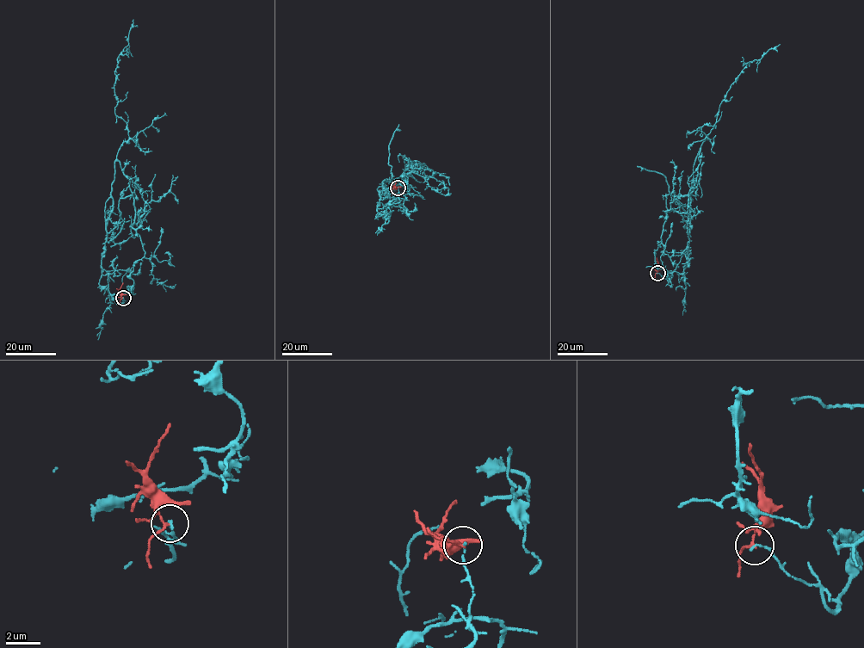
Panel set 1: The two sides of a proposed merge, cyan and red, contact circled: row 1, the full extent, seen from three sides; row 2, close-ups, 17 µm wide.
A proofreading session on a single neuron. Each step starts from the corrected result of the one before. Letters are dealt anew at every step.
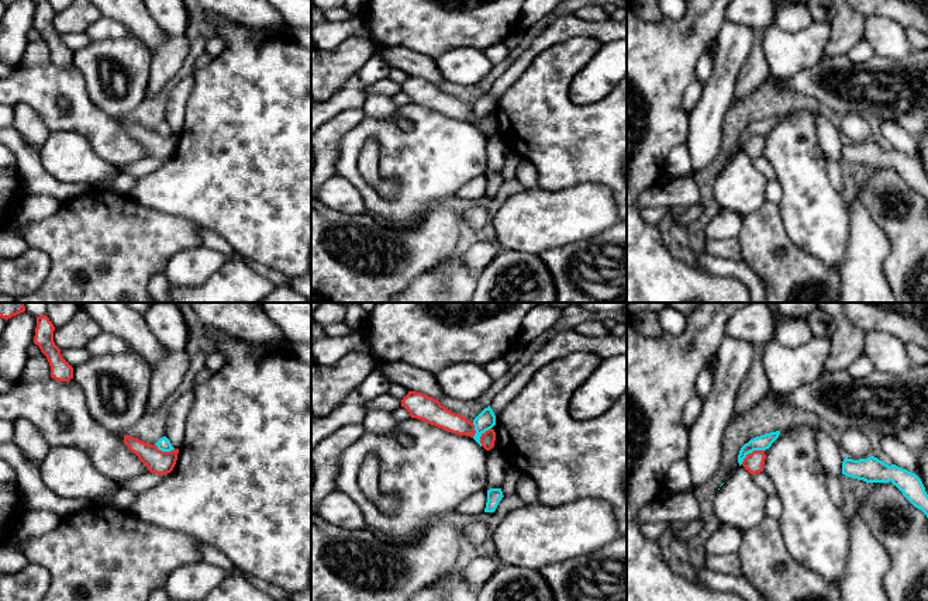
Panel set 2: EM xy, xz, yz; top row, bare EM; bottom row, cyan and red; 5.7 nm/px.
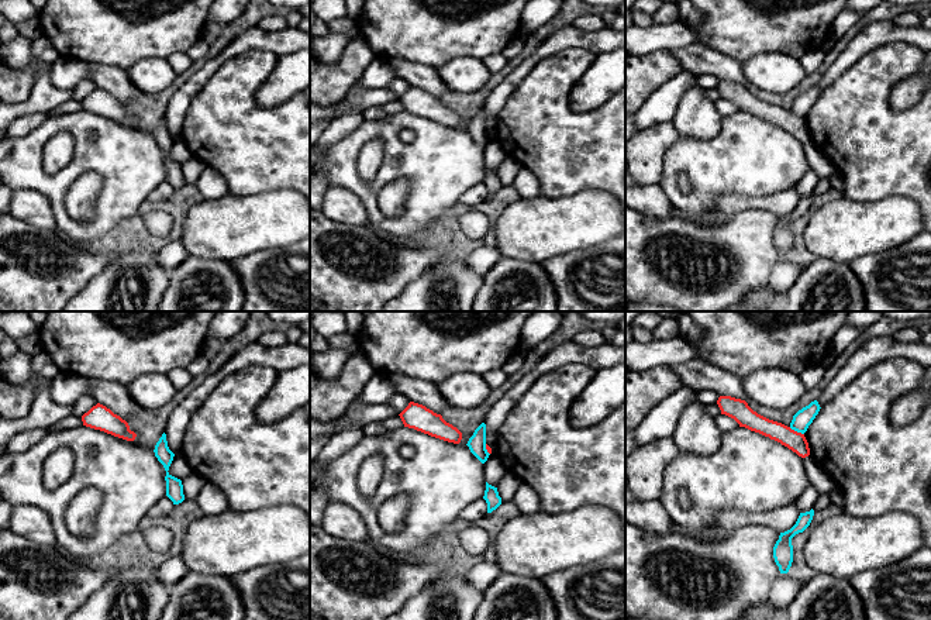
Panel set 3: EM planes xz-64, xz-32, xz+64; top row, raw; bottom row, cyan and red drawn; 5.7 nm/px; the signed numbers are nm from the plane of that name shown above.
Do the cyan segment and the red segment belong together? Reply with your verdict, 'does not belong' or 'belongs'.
does not belong

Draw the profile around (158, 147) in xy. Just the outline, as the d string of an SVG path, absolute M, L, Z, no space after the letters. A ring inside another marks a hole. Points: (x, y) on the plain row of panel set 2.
M128 120L124 121L124 128L138 141L151 158L168 159L176 149L179 134L162 137L156 129L148 129Z

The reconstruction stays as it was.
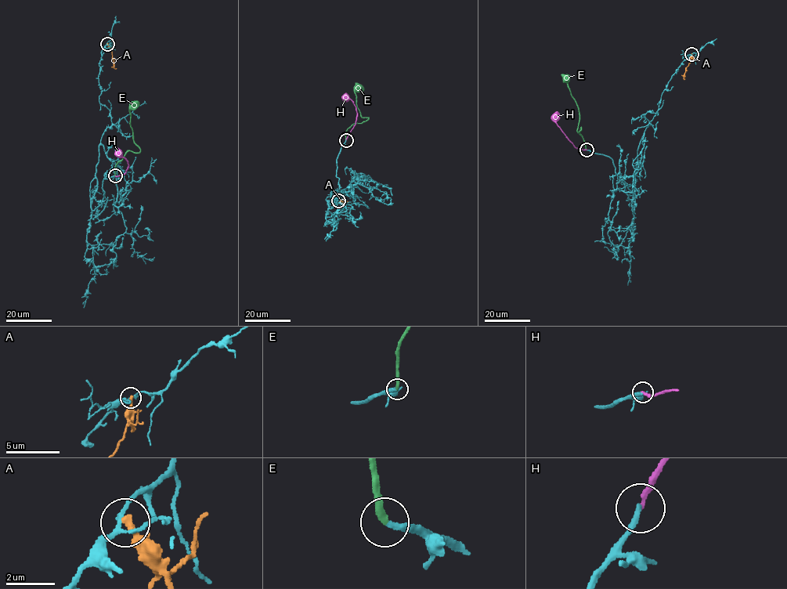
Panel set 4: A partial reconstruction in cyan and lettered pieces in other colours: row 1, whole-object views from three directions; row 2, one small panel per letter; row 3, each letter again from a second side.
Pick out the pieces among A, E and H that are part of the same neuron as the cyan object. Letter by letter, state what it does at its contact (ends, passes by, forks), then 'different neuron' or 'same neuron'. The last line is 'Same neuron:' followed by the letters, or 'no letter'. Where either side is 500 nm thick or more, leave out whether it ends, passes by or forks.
A: it ends there; different neuron
E: it ends there; same neuron
H: it ends there; different neuron
Same neuron: E

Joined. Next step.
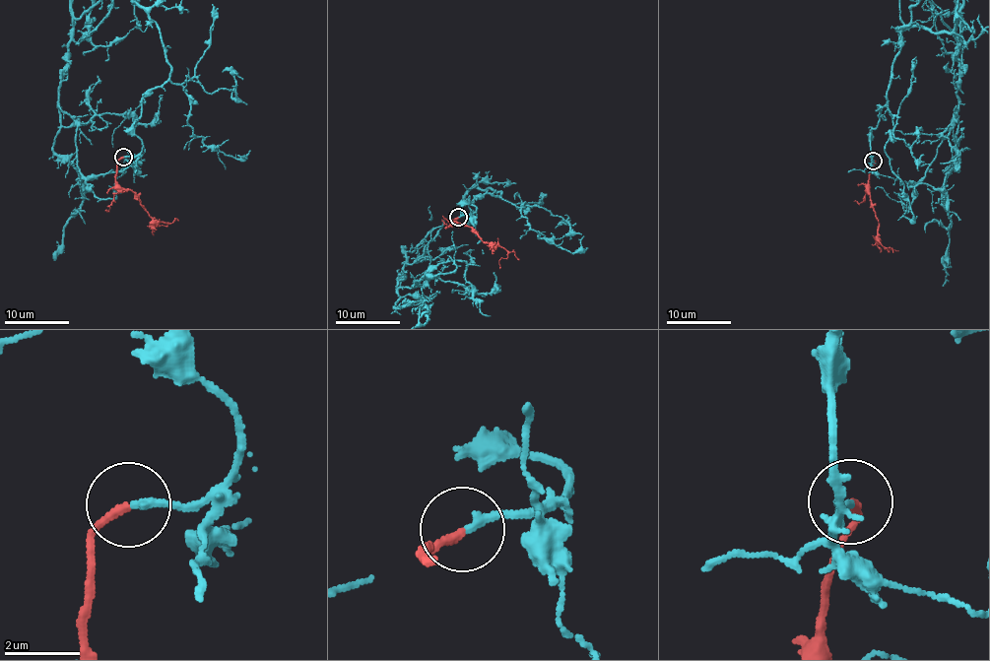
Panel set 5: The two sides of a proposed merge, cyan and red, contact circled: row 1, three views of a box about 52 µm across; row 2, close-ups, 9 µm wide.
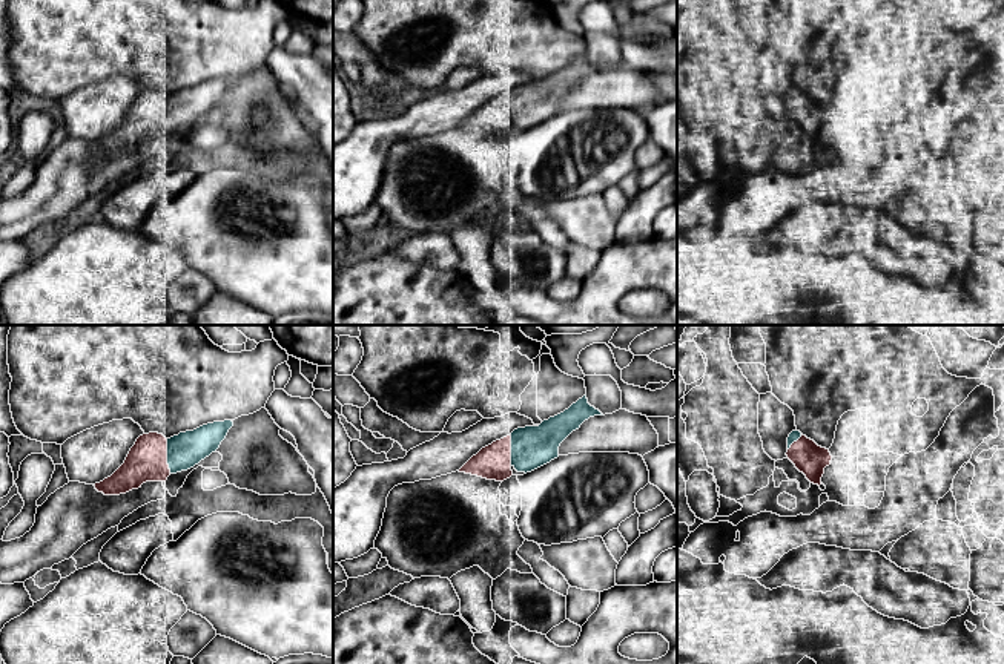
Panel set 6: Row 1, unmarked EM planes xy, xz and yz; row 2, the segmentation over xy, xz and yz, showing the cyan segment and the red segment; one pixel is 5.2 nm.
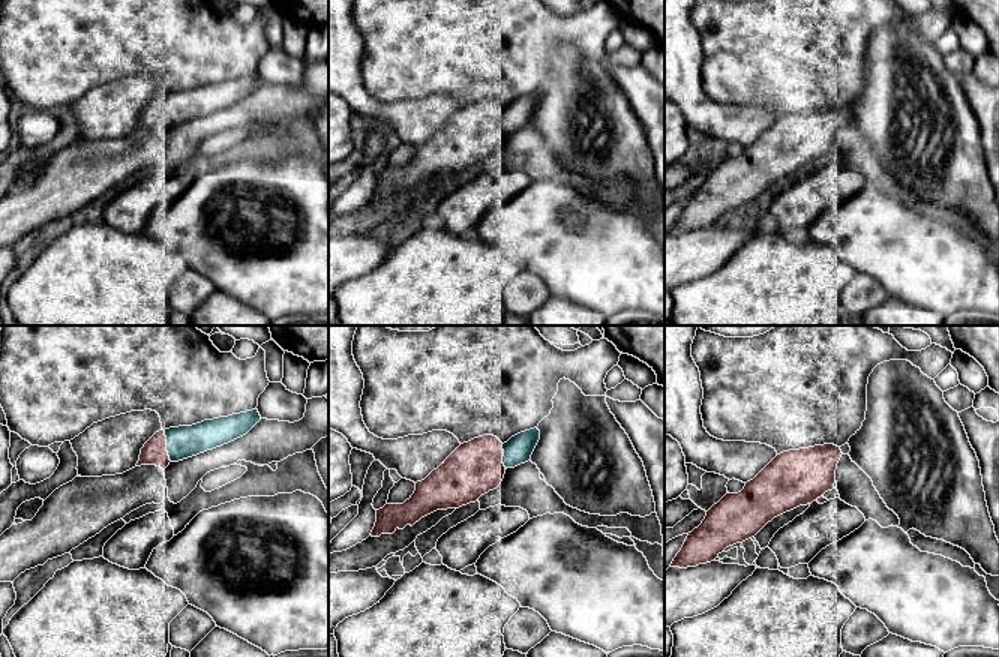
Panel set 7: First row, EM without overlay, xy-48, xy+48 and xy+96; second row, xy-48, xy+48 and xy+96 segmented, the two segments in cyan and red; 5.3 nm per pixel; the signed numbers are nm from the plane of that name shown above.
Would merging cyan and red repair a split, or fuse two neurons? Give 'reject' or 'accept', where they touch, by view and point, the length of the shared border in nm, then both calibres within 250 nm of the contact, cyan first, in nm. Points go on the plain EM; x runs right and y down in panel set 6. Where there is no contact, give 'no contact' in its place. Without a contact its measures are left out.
accept | xy (168, 112) | 190 nm | 190/200 nm

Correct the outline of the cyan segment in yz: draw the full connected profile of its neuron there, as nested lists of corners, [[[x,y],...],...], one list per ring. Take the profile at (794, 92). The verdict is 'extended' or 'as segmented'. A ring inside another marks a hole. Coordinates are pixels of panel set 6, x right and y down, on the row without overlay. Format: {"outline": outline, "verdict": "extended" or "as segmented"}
{"outline": [[[792,87],[788,94],[788,115],[814,141],[821,141],[824,124],[831,121],[829,106],[818,103],[800,87]]], "verdict": "extended"}

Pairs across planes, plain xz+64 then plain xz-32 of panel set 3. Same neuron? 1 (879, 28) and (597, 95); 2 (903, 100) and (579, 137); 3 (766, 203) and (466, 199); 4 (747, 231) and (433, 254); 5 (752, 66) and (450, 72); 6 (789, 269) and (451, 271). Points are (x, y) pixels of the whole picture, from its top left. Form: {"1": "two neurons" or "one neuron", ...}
{"1": "two neurons", "2": "two neurons", "3": "one neuron", "4": "one neuron", "5": "one neuron", "6": "two neurons"}

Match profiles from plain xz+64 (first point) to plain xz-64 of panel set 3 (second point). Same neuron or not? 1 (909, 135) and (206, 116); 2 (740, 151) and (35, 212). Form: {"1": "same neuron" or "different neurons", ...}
{"1": "same neuron", "2": "different neurons"}

